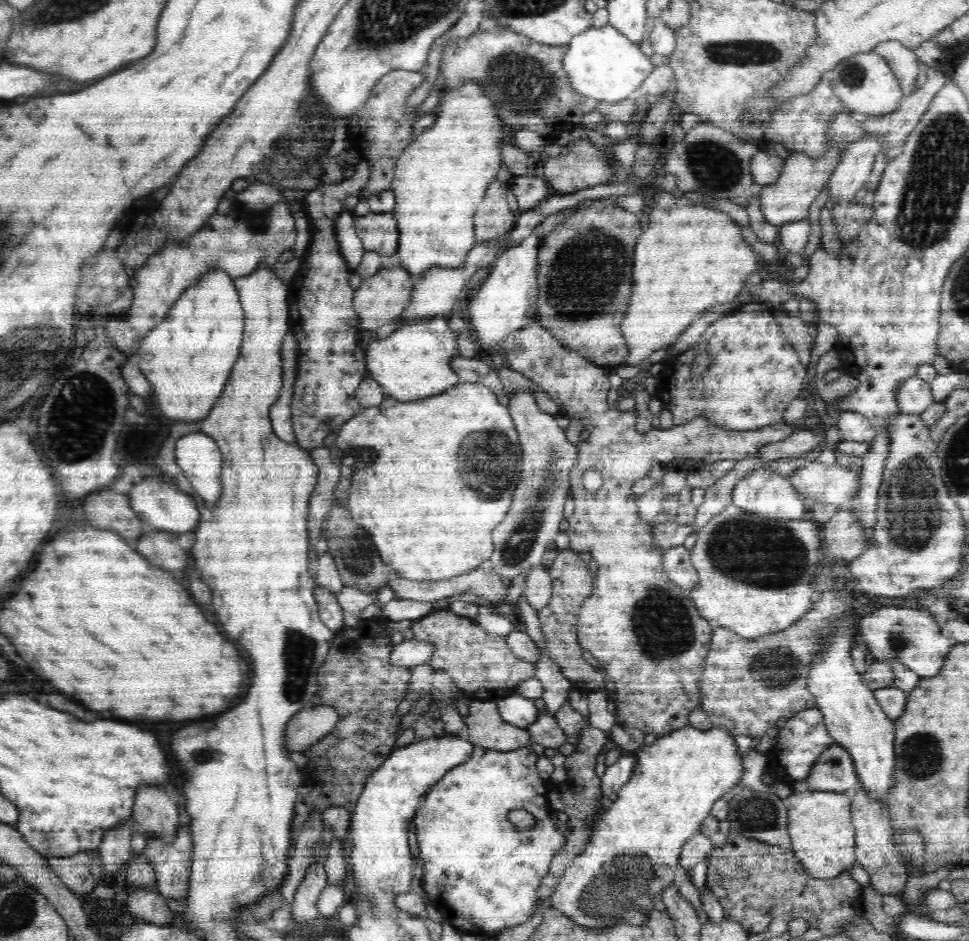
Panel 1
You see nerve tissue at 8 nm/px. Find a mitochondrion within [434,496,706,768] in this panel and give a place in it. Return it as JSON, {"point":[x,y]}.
{"point":[662,629]}

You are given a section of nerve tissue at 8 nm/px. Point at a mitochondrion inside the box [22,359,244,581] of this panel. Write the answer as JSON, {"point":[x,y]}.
{"point":[72,433]}

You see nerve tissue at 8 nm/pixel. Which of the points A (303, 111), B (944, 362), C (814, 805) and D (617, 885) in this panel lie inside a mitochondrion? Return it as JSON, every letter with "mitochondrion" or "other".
{"A":"mitochondrion","B":"other","C":"other","D":"mitochondrion"}

